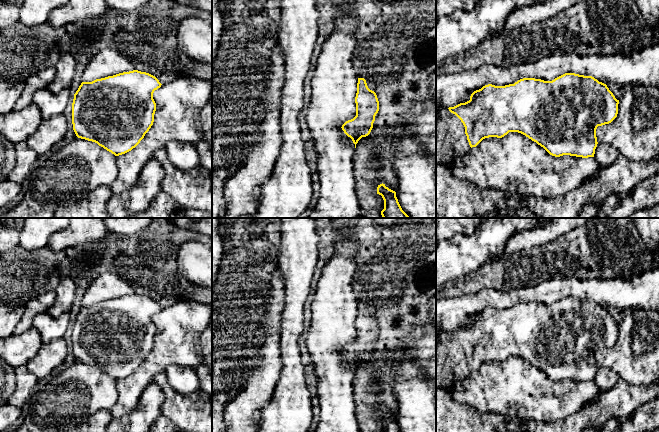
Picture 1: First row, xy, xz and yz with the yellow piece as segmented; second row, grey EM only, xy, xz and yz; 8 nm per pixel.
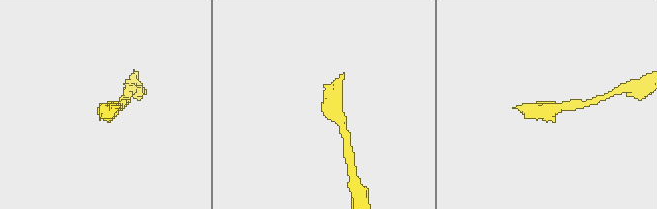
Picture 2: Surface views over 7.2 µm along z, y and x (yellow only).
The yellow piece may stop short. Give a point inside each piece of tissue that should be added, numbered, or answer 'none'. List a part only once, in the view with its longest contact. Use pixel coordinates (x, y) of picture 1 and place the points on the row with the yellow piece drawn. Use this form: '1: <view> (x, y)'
1: yz (451, 141)

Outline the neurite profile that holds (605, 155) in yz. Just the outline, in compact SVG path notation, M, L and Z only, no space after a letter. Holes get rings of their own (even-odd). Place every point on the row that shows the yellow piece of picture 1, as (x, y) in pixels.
M597 144L594 158L600 167L608 167L613 164L621 153L619 150L608 144Z

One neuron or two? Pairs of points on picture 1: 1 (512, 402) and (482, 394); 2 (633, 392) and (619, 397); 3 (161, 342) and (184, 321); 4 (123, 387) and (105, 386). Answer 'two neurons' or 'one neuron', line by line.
1: one neuron
2: one neuron
3: one neuron
4: two neurons

